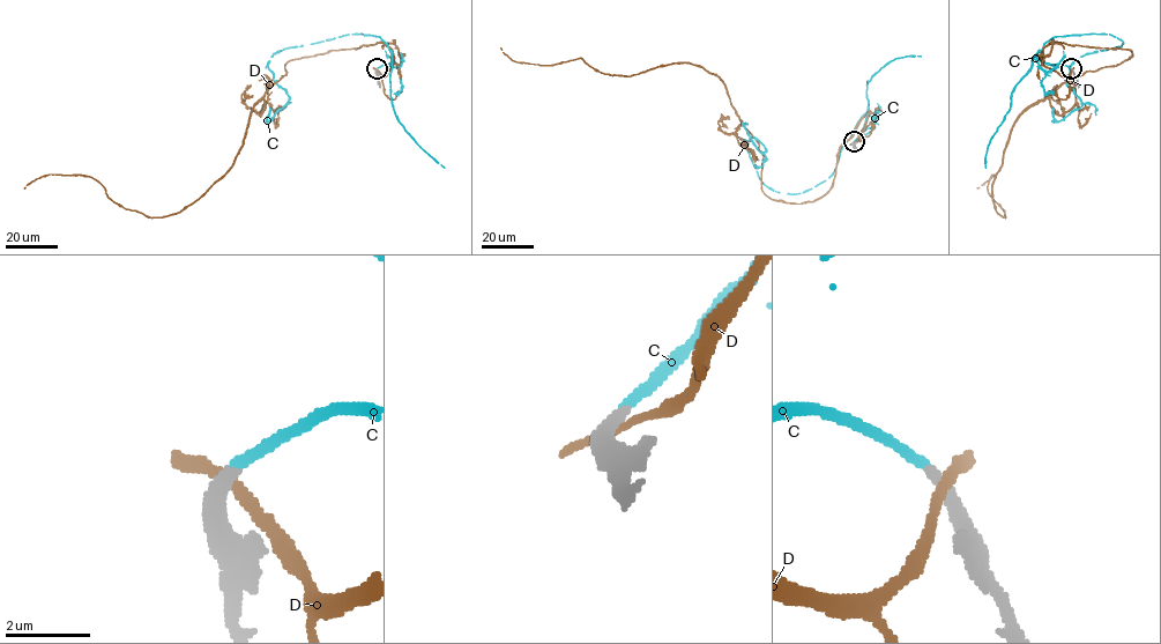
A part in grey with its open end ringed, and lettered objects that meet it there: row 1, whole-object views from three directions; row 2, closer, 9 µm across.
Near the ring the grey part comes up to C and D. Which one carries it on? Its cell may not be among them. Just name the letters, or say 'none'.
C

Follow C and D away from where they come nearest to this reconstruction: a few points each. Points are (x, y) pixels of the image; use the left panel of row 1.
C: (377, 68), (392, 60), (379, 37), (345, 35), (284, 47), (268, 66), (289, 98), (269, 121), (269, 108)
D: (376, 69), (392, 68), (382, 43), (290, 60), (233, 165), (178, 212), (125, 209), (82, 175), (23, 187)

